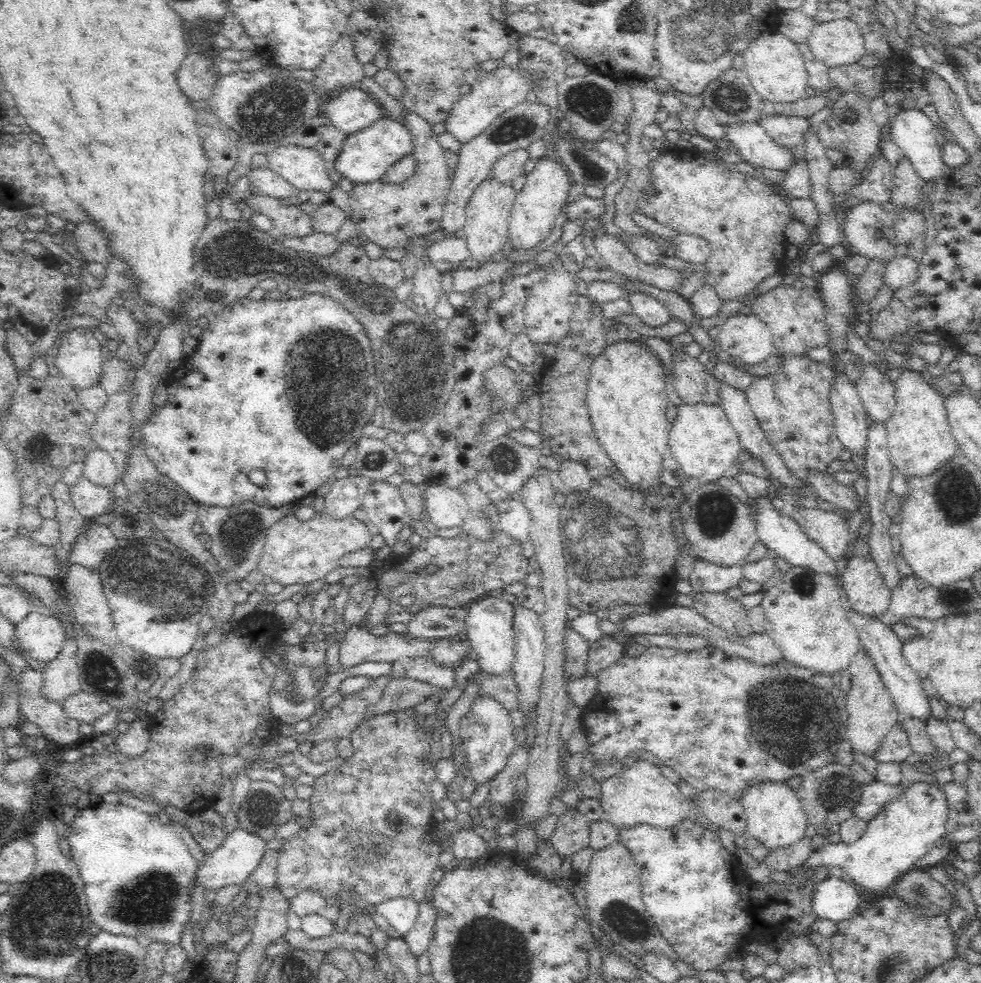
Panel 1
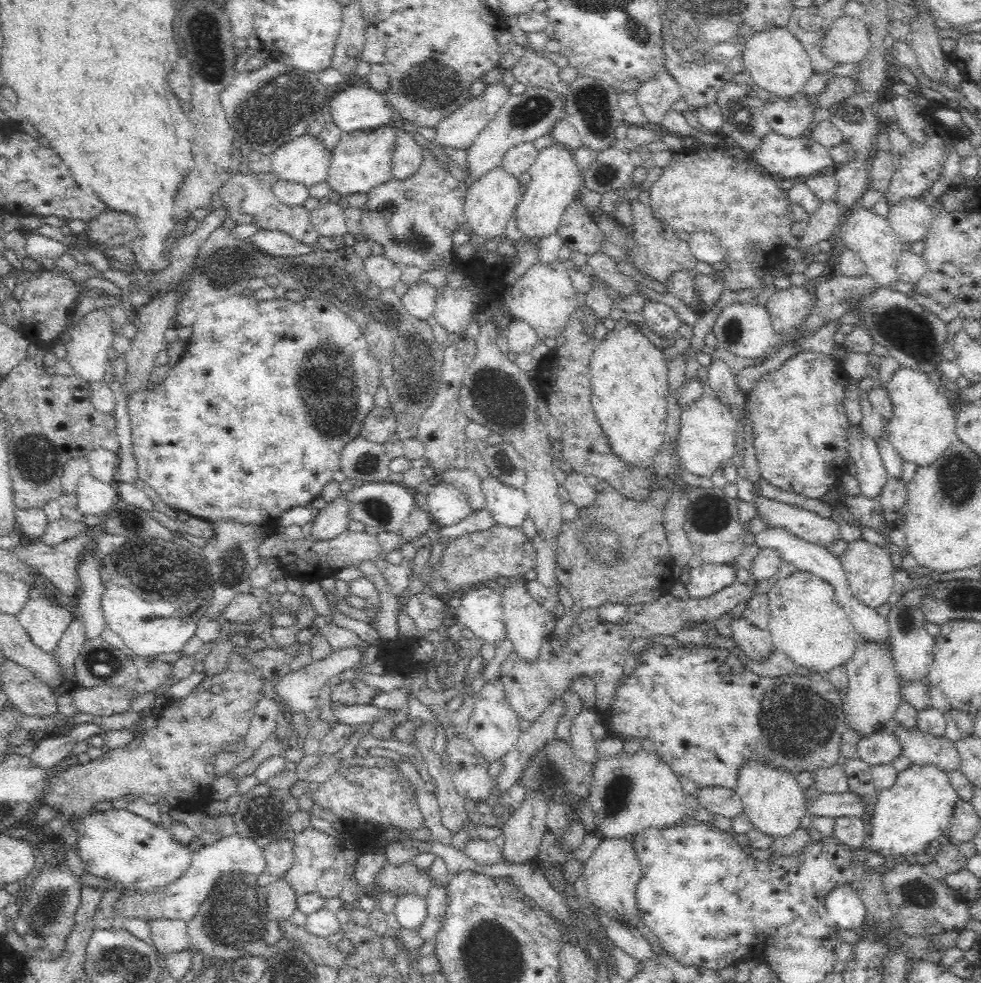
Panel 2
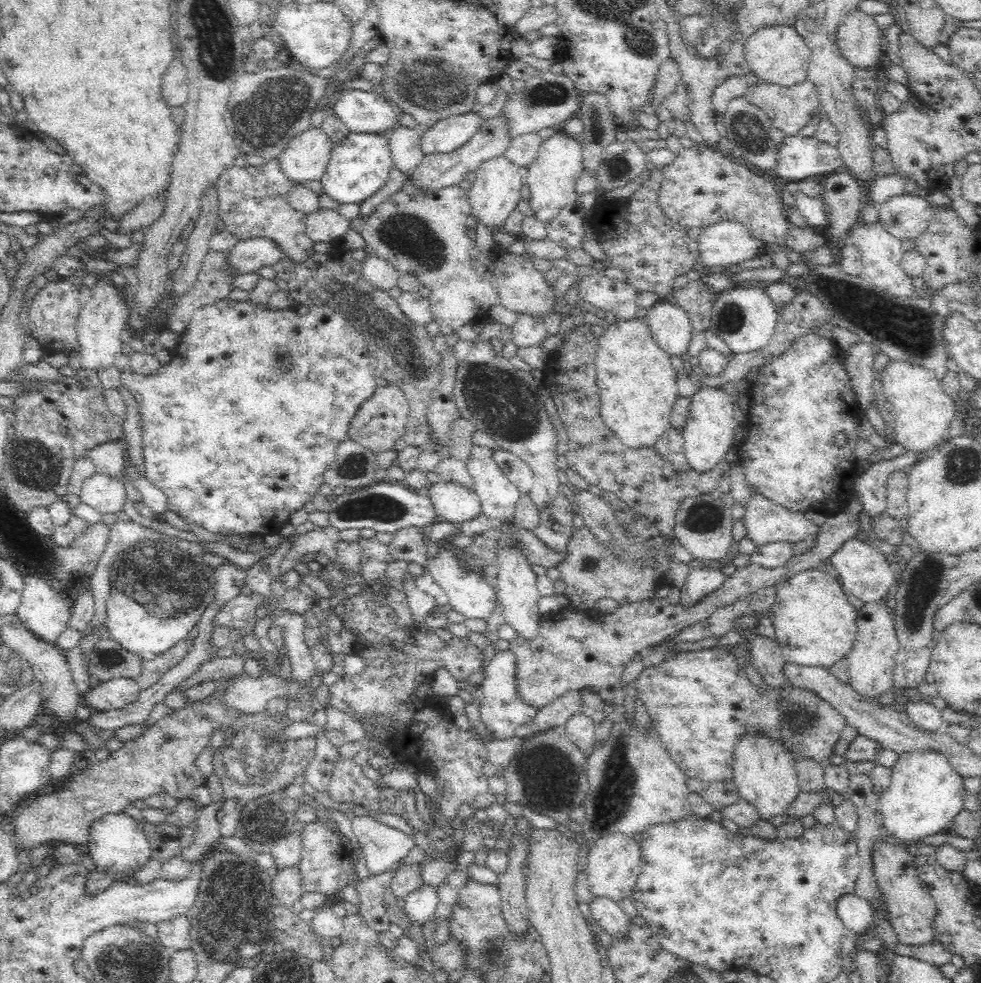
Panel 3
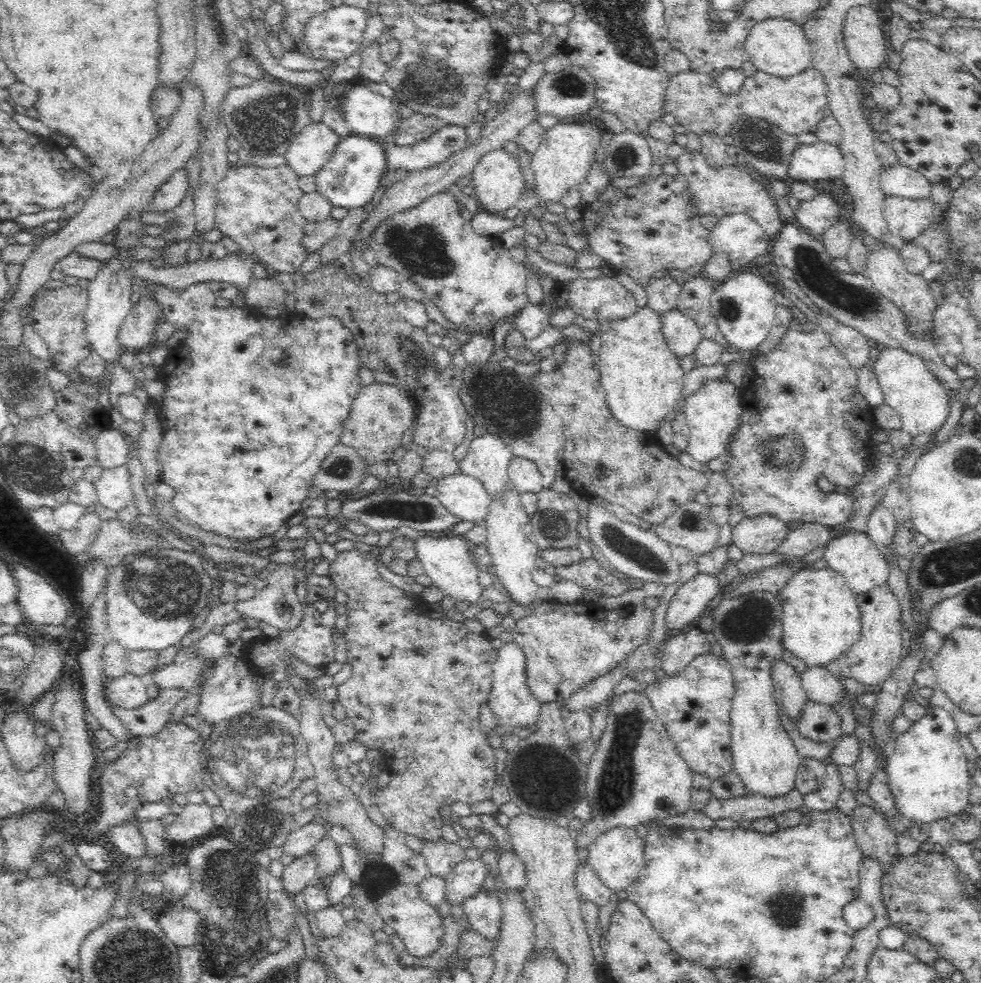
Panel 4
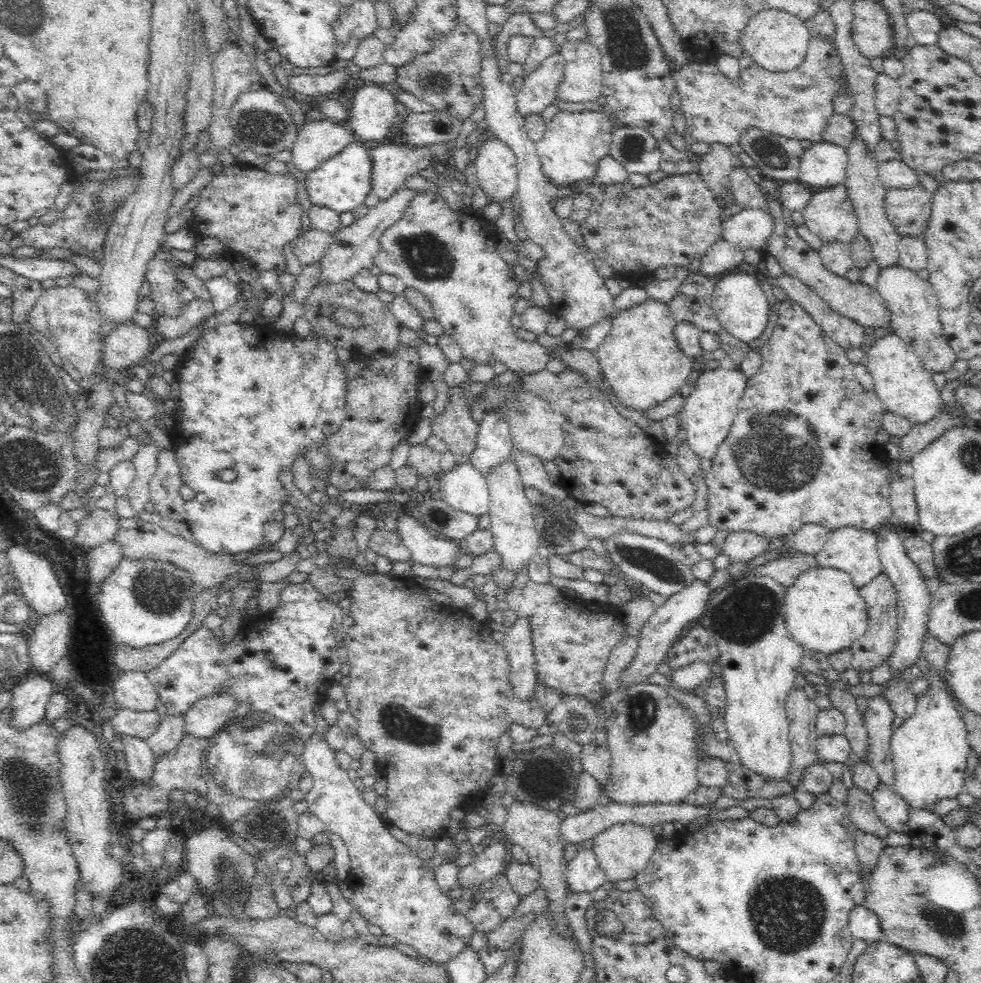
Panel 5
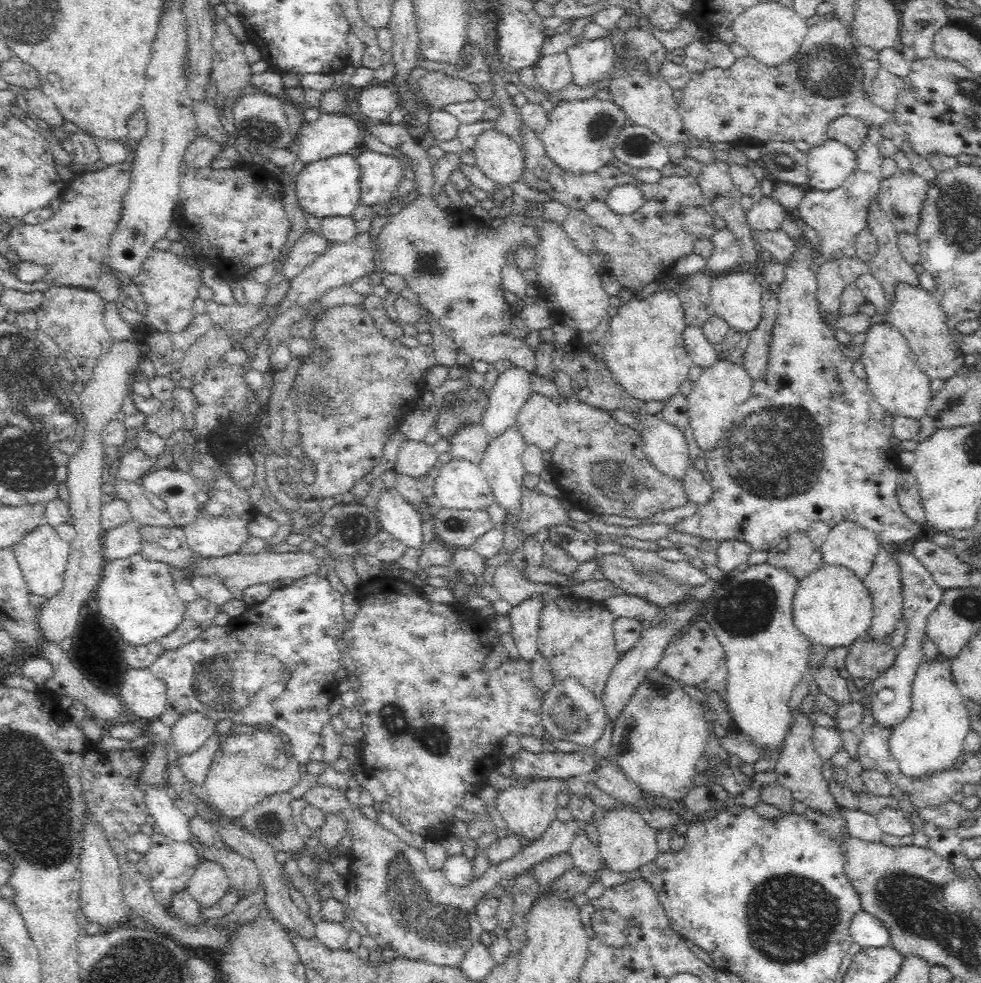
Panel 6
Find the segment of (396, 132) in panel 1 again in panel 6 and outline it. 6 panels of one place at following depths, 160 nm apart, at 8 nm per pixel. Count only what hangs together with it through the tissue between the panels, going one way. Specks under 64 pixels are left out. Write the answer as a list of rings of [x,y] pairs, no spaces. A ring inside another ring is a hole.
[[[356,152],[332,155],[304,165],[295,179],[299,206],[320,219],[332,216],[351,217],[356,206],[361,204],[360,175]]]

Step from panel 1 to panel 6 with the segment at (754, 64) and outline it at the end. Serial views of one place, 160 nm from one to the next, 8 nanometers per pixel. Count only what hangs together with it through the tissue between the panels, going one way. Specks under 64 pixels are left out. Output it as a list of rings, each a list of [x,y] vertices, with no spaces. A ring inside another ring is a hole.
[[[776,2],[752,6],[739,14],[732,24],[734,40],[752,56],[769,68],[792,62],[805,39],[809,26],[806,19],[797,15],[795,10]]]

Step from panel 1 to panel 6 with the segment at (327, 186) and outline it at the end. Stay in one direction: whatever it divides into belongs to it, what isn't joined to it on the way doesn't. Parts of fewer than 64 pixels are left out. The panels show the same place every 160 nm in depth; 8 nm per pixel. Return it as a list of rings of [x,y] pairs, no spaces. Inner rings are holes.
[[[321,113],[316,121],[304,122],[293,157],[304,166],[332,155],[356,152],[363,135],[363,129],[350,117]]]

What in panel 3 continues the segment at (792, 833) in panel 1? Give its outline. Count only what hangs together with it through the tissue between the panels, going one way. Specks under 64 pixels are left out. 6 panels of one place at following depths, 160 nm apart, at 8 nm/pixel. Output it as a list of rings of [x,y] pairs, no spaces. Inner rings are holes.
[[[750,731],[744,733],[737,740],[733,758],[733,781],[738,787],[739,798],[758,811],[758,818],[772,823],[775,816],[787,814],[801,791],[796,764],[792,753],[772,737]]]

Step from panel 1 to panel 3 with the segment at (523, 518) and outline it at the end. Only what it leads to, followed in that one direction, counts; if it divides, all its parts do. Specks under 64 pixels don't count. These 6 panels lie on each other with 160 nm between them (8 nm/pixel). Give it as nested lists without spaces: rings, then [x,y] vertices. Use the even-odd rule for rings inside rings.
[[[474,445],[466,467],[481,500],[481,513],[493,524],[514,521],[515,504],[518,504],[521,492],[497,468],[492,452],[493,449]]]

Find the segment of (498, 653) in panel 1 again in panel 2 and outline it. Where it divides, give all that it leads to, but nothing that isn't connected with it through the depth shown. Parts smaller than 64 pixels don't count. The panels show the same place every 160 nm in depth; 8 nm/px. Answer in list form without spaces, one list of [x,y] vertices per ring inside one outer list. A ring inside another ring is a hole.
[[[482,586],[470,588],[461,596],[460,607],[453,610],[456,620],[494,649],[507,638],[503,623],[501,596]]]

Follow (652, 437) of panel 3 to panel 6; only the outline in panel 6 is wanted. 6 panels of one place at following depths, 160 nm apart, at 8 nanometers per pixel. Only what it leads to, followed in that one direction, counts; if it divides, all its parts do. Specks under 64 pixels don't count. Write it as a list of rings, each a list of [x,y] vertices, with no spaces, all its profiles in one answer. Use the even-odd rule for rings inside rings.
[[[674,288],[657,291],[650,298],[631,298],[611,314],[610,326],[598,346],[608,370],[631,398],[642,402],[664,402],[679,393],[680,383],[688,379],[688,370],[693,363],[682,338],[686,328],[683,318],[684,309],[678,295],[674,293]]]

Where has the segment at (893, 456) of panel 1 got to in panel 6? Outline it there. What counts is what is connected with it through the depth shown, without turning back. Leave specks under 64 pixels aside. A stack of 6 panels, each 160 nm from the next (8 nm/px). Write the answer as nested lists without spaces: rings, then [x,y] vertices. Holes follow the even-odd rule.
[[[873,321],[866,333],[862,362],[873,398],[888,414],[916,420],[926,416],[935,394],[931,392],[929,376],[919,367],[916,355],[903,334],[885,321]]]

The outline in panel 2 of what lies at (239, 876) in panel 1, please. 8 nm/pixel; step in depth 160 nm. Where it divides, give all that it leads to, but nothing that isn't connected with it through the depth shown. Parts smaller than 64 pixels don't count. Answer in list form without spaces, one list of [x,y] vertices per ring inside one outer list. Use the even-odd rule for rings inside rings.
[[[237,832],[232,836],[221,838],[211,845],[204,845],[193,853],[190,868],[181,878],[168,888],[156,894],[142,894],[142,896],[120,896],[115,905],[118,913],[126,917],[153,921],[161,919],[182,920],[184,923],[192,922],[200,910],[200,906],[211,896],[212,890],[218,886],[220,878],[228,874],[243,874],[250,879],[260,875],[264,870],[263,849],[252,839],[244,838]]]

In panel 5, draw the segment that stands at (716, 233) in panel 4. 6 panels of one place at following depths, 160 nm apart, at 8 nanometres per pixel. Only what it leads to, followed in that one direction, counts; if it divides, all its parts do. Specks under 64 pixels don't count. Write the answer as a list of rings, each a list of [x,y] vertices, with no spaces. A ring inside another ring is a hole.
[[[743,209],[721,223],[721,238],[744,252],[748,249],[765,252],[774,231],[773,218],[758,209]]]

